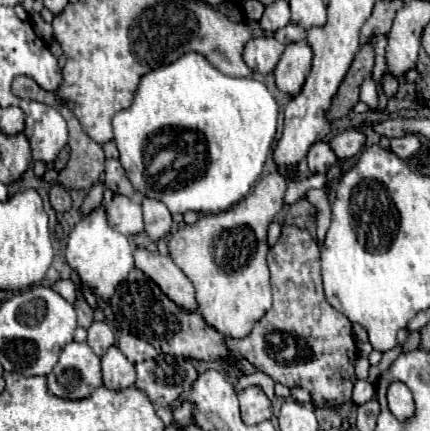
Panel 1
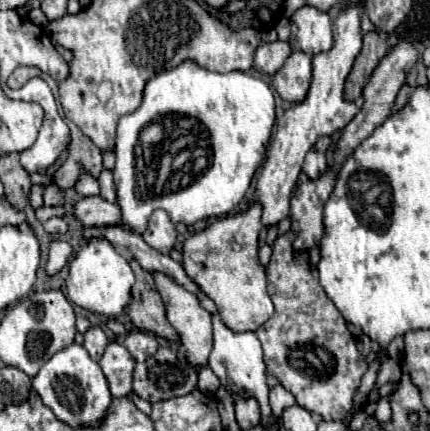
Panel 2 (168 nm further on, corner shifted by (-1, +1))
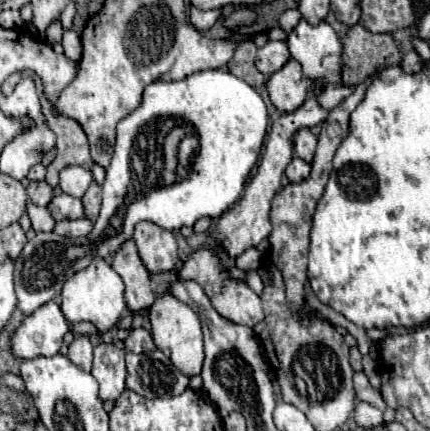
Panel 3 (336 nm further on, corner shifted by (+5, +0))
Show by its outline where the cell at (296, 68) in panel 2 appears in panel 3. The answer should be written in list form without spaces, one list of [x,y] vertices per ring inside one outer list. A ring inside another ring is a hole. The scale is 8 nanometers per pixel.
[[[289,60],[267,80],[269,98],[279,112],[297,110],[305,102],[307,90],[309,80],[301,74],[301,64],[297,60]]]

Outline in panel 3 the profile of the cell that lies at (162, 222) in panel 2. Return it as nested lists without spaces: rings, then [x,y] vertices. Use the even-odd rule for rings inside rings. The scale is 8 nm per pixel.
[[[139,222],[133,240],[149,274],[169,272],[175,268],[177,240],[169,230],[163,230],[153,222]]]

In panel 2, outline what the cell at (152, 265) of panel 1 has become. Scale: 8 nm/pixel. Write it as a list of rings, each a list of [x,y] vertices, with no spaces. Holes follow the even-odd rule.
[[[155,271],[155,285],[163,297],[165,309],[167,309],[167,319],[171,321],[171,325],[177,329],[179,337],[181,337],[181,353],[187,357],[187,361],[195,367],[205,367],[209,353],[211,353],[211,345],[213,345],[213,323],[211,323],[211,313],[205,311],[197,299],[195,293],[187,291],[183,285],[175,283],[169,275]]]

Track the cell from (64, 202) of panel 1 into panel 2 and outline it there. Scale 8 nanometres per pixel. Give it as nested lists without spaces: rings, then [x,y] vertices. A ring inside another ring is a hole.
[[[49,183],[45,187],[45,205],[51,207],[51,205],[63,205],[65,203],[65,197],[63,197],[63,191],[55,185],[55,183]]]

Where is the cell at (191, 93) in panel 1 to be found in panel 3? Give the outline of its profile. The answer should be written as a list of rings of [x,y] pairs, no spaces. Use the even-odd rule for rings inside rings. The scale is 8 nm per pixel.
[[[225,68],[195,72],[177,82],[157,80],[149,84],[143,92],[141,106],[117,124],[117,144],[101,186],[103,204],[93,230],[81,240],[61,238],[53,232],[39,232],[25,244],[23,252],[15,260],[17,308],[25,316],[31,316],[39,306],[55,300],[61,294],[61,286],[73,274],[85,270],[95,258],[109,260],[109,256],[133,236],[135,224],[141,220],[159,224],[165,230],[179,230],[181,226],[193,226],[203,216],[221,216],[241,196],[245,180],[259,160],[267,122],[267,108],[257,90],[241,78],[229,74]],[[171,120],[191,122],[199,138],[199,150],[189,164],[187,178],[173,180],[173,170],[165,170],[167,158],[163,154],[163,158],[159,156],[149,162],[151,166],[155,162],[163,164],[163,170],[151,170],[149,166],[149,174],[137,184],[131,168],[131,150],[137,136],[149,132],[151,140],[153,132],[159,132],[155,140],[161,146],[171,132]]]

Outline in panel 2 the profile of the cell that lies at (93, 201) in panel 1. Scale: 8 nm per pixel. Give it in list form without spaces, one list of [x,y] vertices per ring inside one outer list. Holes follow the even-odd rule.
[[[41,207],[35,211],[39,221],[47,221],[51,217],[65,217],[65,209],[63,207]]]

